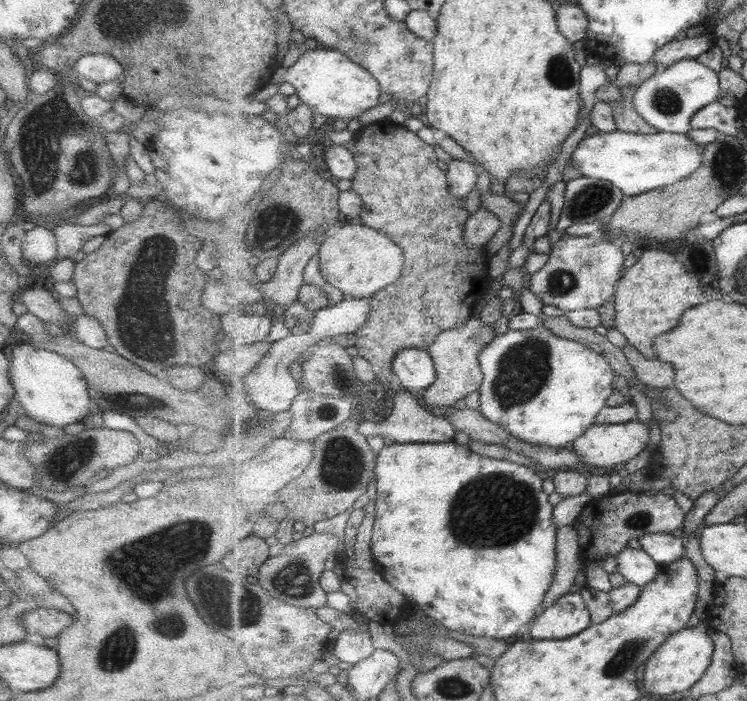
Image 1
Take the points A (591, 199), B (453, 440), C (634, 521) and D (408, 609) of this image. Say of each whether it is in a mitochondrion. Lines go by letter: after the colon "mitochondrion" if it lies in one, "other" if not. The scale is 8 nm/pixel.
A: mitochondrion
B: other
C: mitochondrion
D: other

